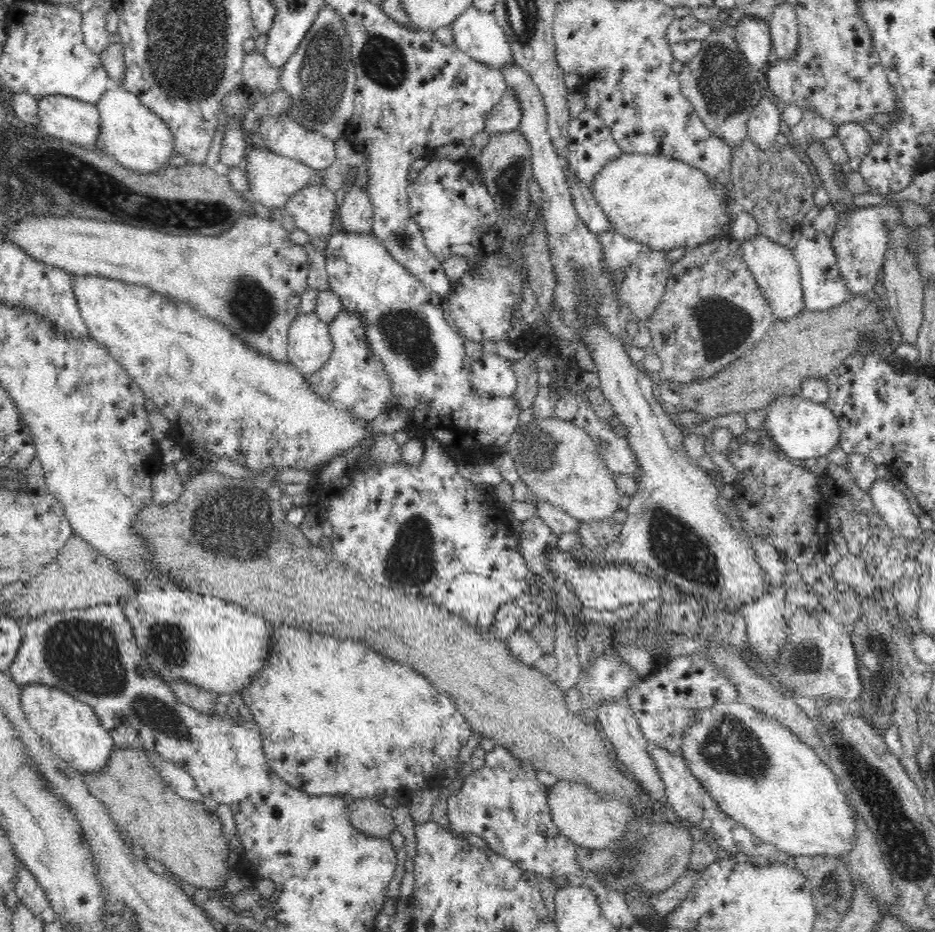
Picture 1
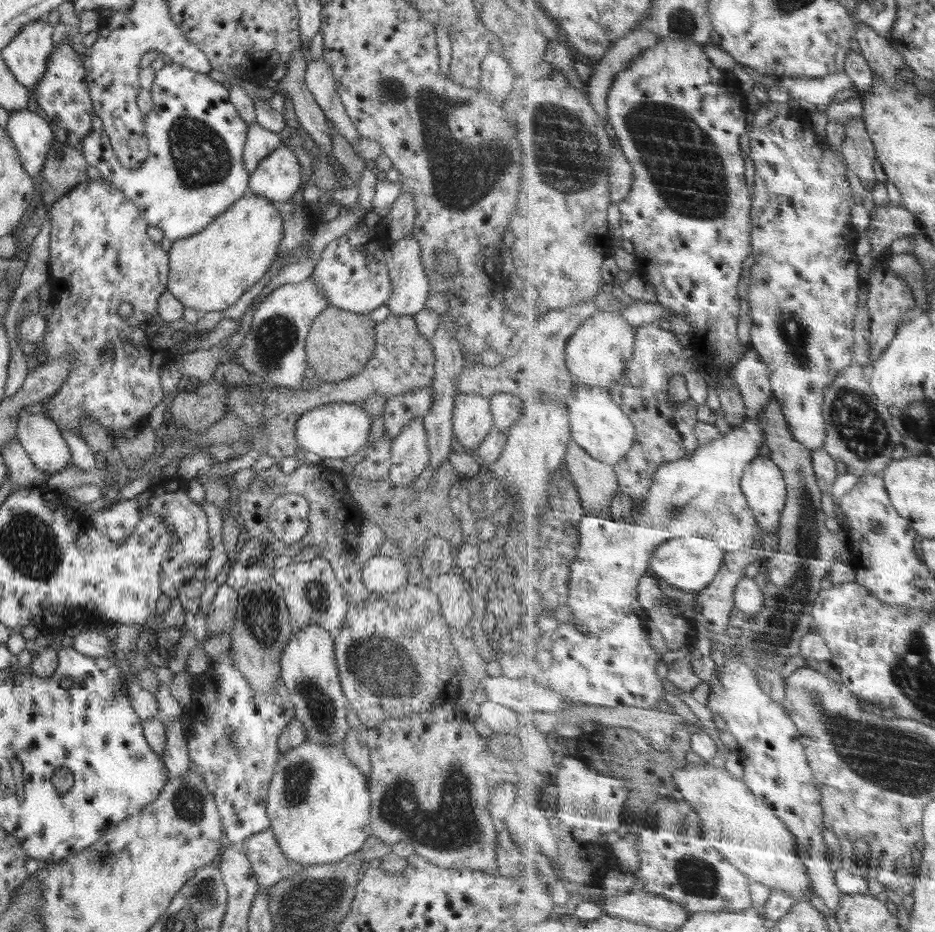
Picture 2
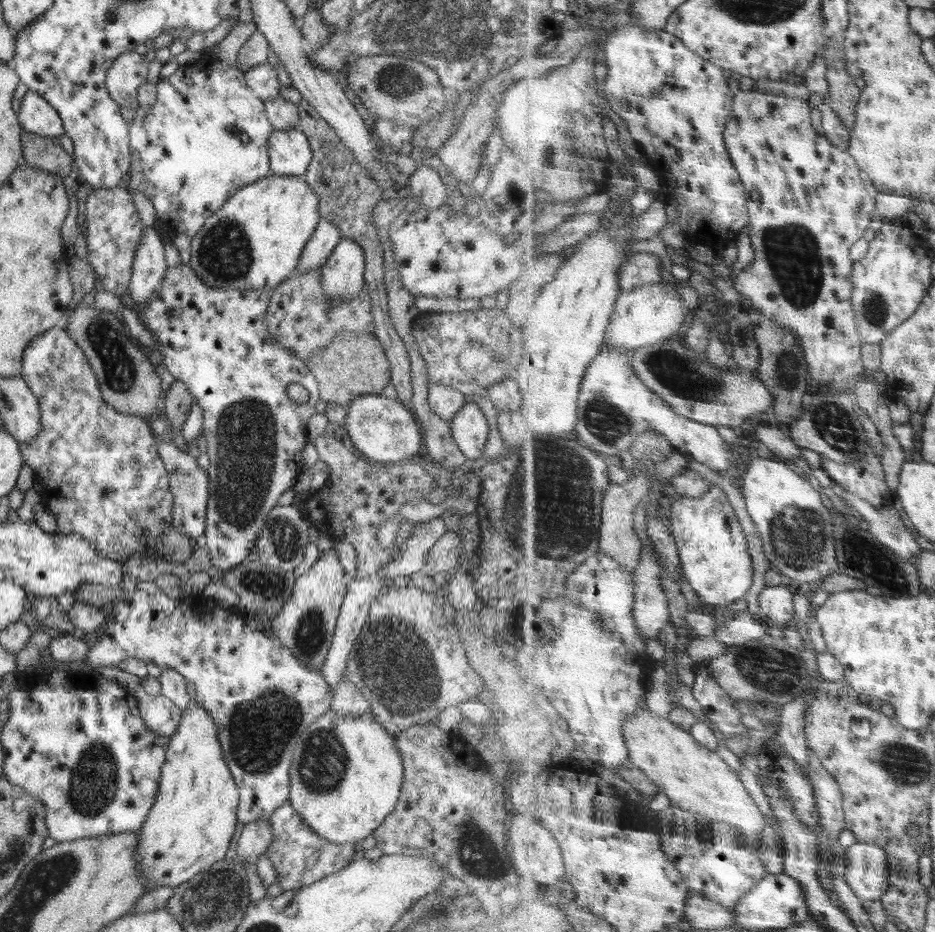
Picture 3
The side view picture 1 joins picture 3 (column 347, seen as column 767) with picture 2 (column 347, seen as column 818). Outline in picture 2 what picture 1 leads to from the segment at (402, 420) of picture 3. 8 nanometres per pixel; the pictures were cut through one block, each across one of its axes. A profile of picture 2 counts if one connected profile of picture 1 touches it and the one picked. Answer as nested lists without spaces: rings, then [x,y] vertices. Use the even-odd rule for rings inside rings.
[[[332,402],[307,410],[297,417],[295,441],[301,450],[314,452],[324,458],[348,458],[362,453],[368,446],[373,420],[358,403]]]

